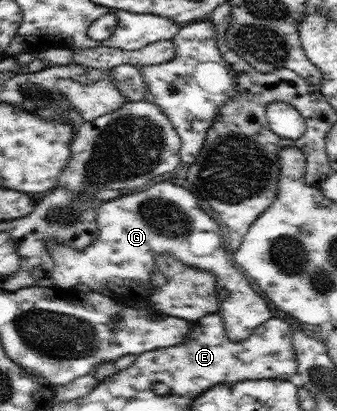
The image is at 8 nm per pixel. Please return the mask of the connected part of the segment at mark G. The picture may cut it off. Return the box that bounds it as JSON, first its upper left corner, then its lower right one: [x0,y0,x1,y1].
[49,182,271,341]

